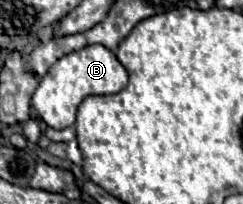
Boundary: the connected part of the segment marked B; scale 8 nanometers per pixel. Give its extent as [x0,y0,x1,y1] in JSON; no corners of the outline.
[32,44,128,130]

